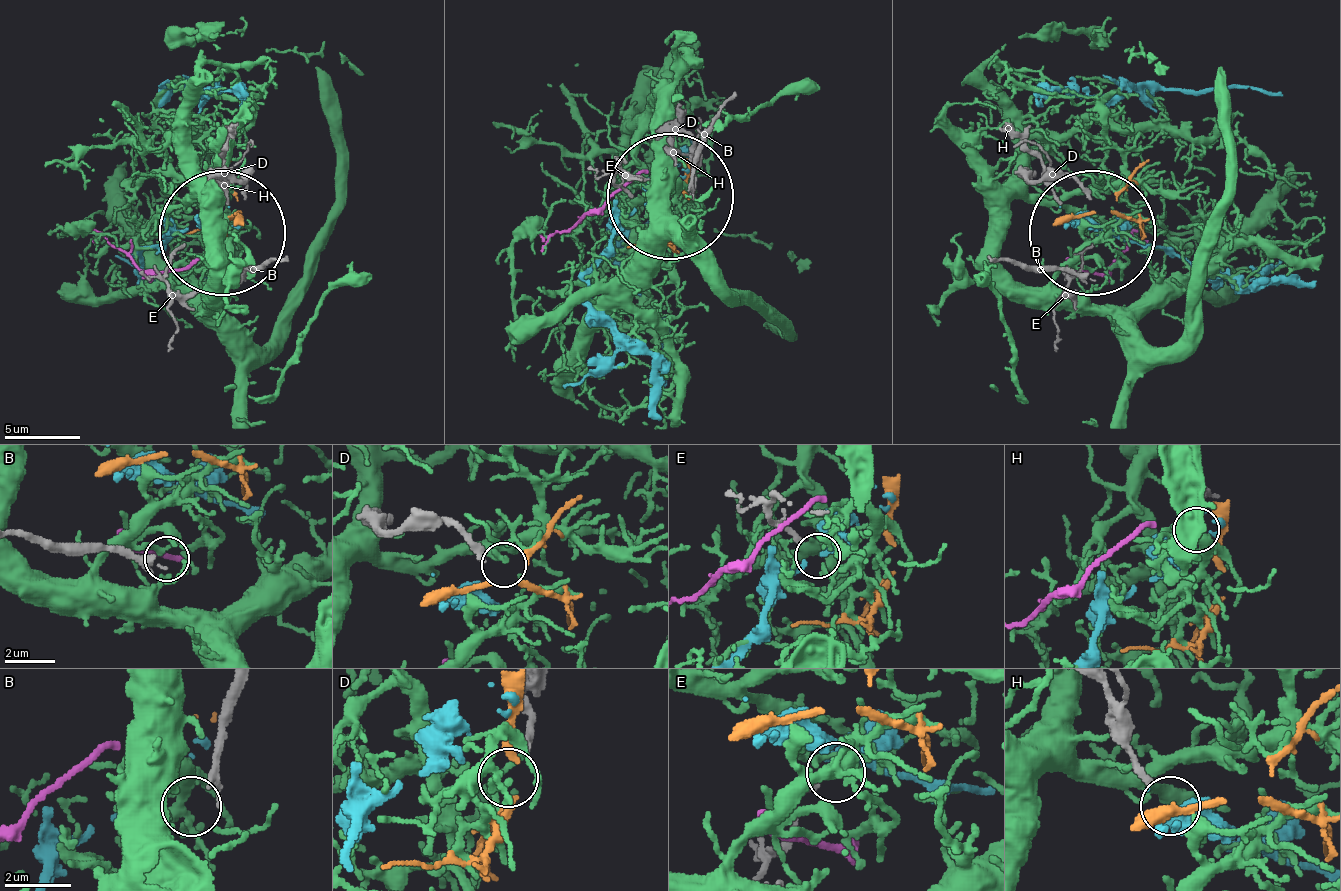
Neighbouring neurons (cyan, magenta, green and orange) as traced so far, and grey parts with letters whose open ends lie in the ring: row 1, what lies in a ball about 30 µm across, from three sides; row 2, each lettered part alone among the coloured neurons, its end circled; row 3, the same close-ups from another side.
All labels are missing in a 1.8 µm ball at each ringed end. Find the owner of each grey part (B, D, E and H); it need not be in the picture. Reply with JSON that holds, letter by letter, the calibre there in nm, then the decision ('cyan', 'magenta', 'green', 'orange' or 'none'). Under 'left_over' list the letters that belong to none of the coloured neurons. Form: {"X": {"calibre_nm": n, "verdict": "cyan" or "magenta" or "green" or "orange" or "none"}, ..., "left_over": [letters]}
{"B": {"calibre_nm": 110, "verdict": "none"}, "D": {"calibre_nm": 220, "verdict": "none"}, "E": {"calibre_nm": 190, "verdict": "none"}, "H": {"calibre_nm": 190, "verdict": "none"}, "left_over": ["B", "D", "E", "H"]}

